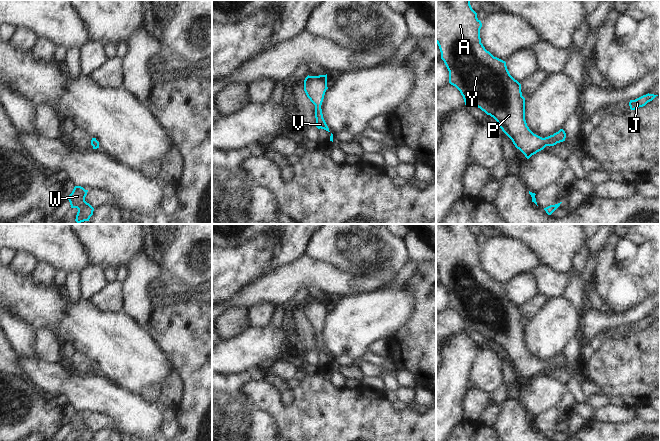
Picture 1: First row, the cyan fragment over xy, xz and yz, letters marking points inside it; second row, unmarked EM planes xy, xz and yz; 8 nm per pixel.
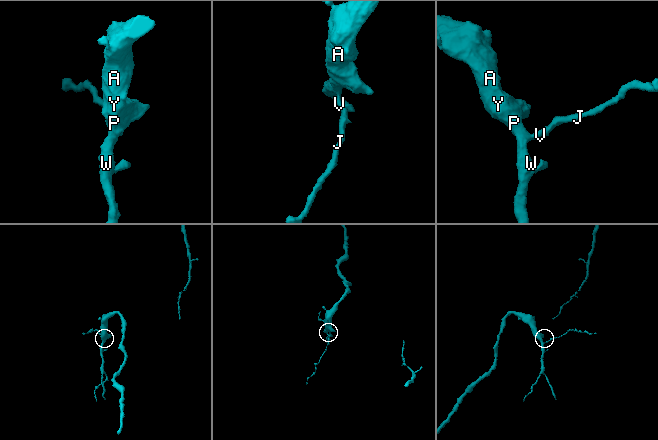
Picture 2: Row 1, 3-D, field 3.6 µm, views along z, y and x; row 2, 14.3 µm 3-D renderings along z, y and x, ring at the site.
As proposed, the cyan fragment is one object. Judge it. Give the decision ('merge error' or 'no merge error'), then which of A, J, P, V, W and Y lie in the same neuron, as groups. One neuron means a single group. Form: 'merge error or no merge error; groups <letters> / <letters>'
no merge error; groups A J P V W Y

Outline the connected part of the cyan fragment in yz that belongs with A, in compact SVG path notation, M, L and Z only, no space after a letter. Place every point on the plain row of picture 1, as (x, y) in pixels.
M436 224L436 267L449 295L449 307L460 315L465 329L478 331L493 341L527 383L546 370L565 365L563 353L545 362L529 353L525 344L525 322L522 320L521 308L510 299L505 285L485 273L480 262L481 251L482 247L472 233L470 224Z

